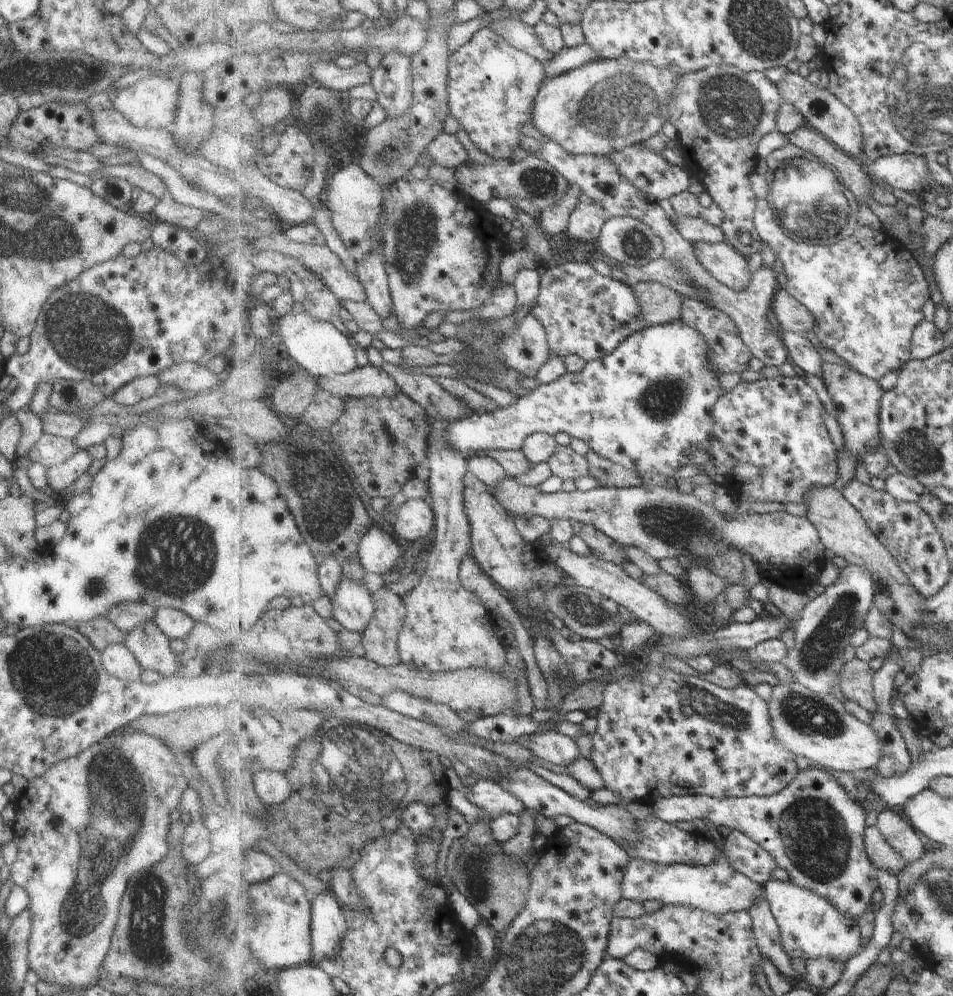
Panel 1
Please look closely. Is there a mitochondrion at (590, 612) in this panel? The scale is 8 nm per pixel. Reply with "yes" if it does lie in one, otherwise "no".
yes

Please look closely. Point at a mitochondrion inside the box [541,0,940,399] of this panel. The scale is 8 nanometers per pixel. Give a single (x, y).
(624, 104)

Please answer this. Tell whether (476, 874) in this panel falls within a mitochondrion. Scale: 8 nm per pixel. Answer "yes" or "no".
yes

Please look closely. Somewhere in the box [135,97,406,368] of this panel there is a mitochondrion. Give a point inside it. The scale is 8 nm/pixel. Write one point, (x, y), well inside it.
(354, 223)

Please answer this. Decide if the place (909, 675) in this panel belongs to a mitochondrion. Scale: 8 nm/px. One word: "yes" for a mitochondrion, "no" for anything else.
no

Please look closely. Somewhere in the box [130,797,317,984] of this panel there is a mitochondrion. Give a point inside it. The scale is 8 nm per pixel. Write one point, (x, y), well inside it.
(264, 919)

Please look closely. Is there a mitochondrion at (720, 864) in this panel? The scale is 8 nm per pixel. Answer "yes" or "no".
no

